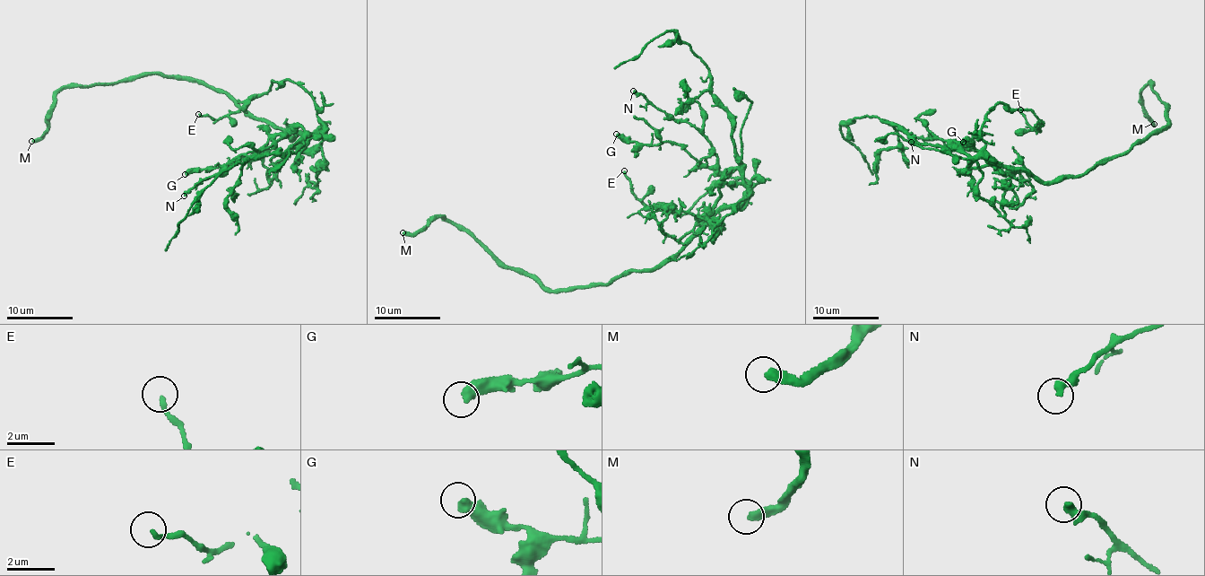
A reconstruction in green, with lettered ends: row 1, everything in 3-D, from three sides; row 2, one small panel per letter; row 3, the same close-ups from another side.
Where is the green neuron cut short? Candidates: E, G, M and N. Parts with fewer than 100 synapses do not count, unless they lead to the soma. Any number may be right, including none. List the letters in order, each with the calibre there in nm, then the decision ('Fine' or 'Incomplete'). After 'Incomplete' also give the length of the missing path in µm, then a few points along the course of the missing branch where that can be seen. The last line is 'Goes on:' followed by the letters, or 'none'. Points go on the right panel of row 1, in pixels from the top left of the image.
E: Thickness 180 nm. Fine
G: Thickness 480 nm. Fine
M: Thickness 320 nm. Incomplete. Missing length about 110 µm
N: Thickness 320 nm. Fine
Goes on: M

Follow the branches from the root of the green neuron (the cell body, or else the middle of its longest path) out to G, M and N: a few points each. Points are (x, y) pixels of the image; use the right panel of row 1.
G: (1044, 181), (969, 157), (961, 144), (970, 141), (954, 144), (963, 147), (963, 142)
M: (1044, 181), (1082, 174), (1165, 127), (1169, 103), (1153, 82), (1142, 90), (1141, 102), (1154, 124)
N: (1044, 181), (969, 157), (964, 140), (968, 146), (932, 140), (932, 134), (911, 142)

